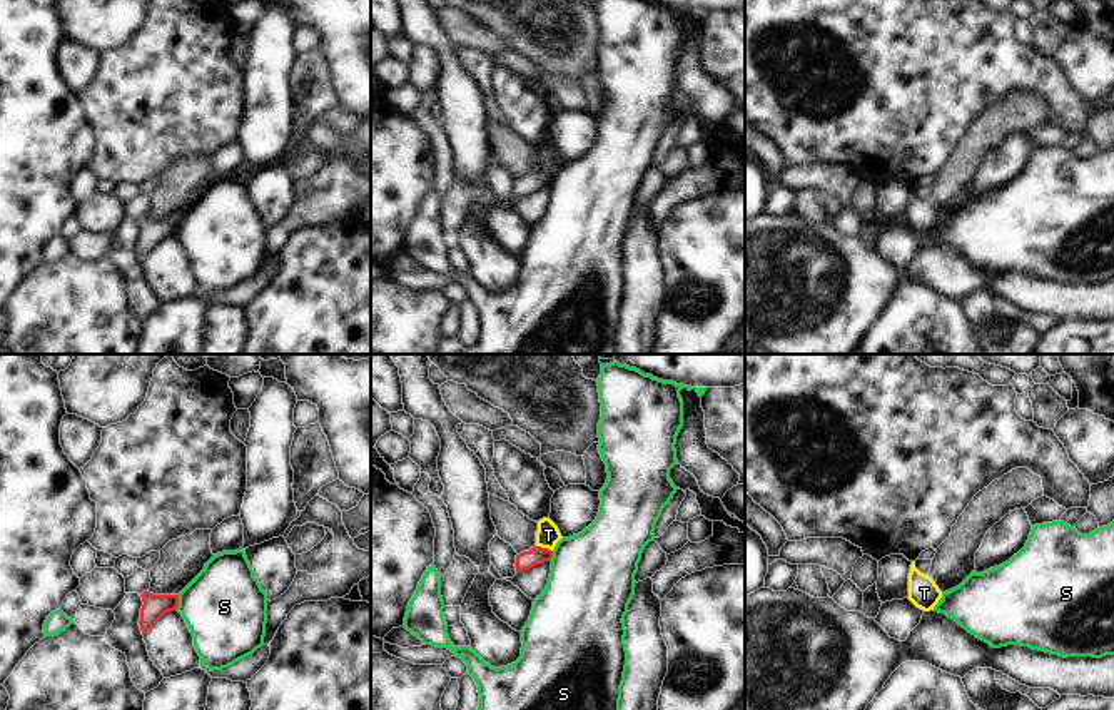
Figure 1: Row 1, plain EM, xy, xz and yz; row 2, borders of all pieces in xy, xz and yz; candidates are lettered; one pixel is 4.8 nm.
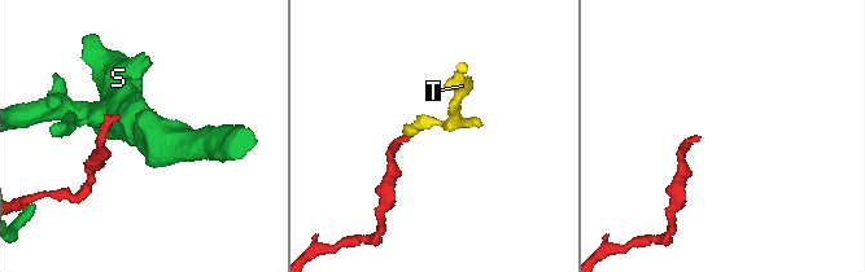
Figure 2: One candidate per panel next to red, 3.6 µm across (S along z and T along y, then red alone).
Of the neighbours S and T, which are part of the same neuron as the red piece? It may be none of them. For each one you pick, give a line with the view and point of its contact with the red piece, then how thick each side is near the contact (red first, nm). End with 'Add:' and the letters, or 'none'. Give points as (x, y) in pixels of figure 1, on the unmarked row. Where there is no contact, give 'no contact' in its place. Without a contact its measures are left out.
T: contact xz (545, 174); calibres 90 and 110 nm
Add: T

